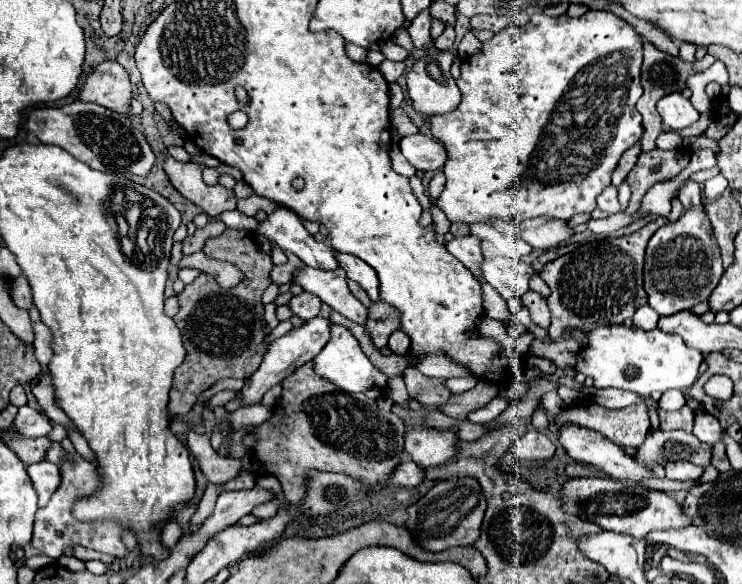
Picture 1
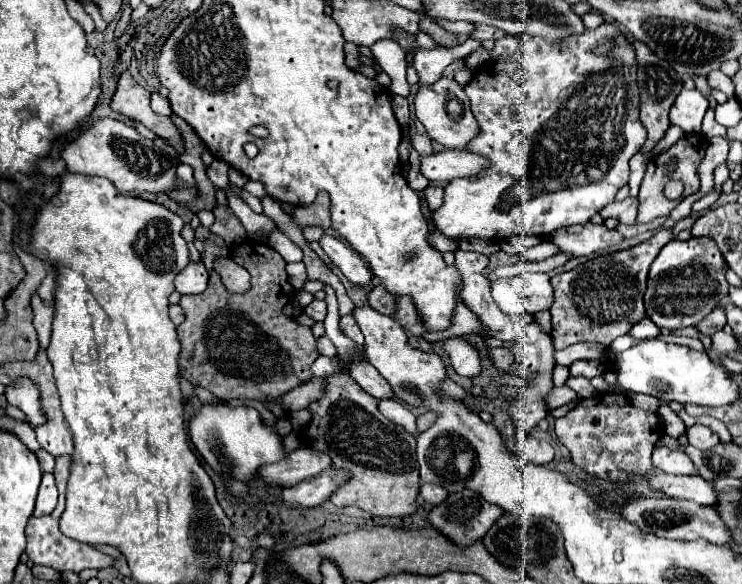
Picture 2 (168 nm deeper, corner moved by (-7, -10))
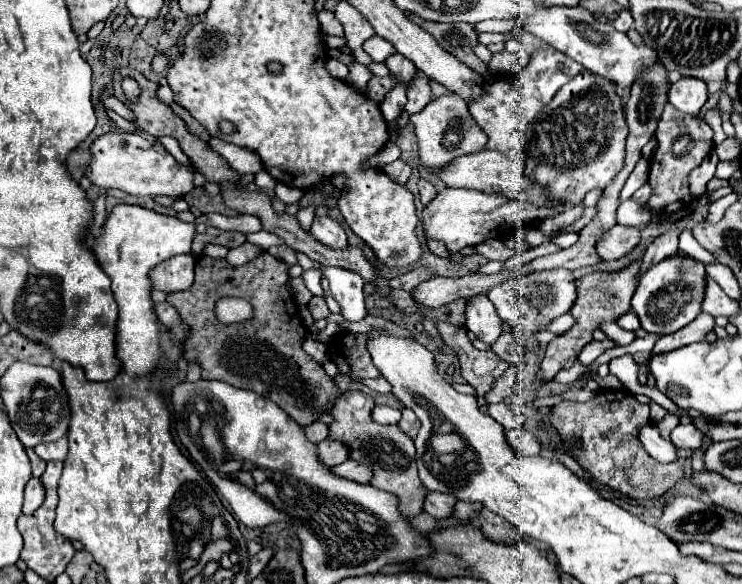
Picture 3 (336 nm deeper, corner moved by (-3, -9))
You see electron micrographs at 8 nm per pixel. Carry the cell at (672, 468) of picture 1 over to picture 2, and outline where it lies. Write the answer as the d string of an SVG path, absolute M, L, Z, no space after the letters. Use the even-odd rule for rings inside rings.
M657 446L653 450L653 464L655 468L667 472L667 474L693 474L693 462L687 458L681 450L669 450L663 446Z

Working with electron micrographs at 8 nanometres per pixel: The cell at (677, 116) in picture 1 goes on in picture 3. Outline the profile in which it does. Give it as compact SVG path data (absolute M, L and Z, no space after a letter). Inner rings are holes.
M681 77L669 89L669 103L687 115L699 115L701 107L707 101L707 87L703 81L695 81L693 77Z

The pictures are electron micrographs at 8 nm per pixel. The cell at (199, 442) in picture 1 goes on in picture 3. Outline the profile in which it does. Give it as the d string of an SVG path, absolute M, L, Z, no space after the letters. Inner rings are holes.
M323 439L315 447L317 447L317 459L327 467L335 467L335 465L347 461L347 447L339 445L339 441Z

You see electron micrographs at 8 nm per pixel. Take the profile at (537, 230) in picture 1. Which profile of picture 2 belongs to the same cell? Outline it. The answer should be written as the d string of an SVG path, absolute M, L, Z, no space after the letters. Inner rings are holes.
M579 224L555 230L551 234L551 242L561 248L561 252L573 254L573 256L587 256L597 250L607 250L619 242L623 242L623 236L613 228L609 230L605 224Z

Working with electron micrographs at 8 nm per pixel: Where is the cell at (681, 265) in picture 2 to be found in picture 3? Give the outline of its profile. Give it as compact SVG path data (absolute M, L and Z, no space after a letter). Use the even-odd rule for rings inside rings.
M679 251L663 259L661 263L651 265L651 269L647 269L641 275L637 291L631 299L631 305L637 317L641 319L641 327L645 331L657 333L657 335L669 335L689 325L701 313L705 289L707 289L705 265L695 257Z

